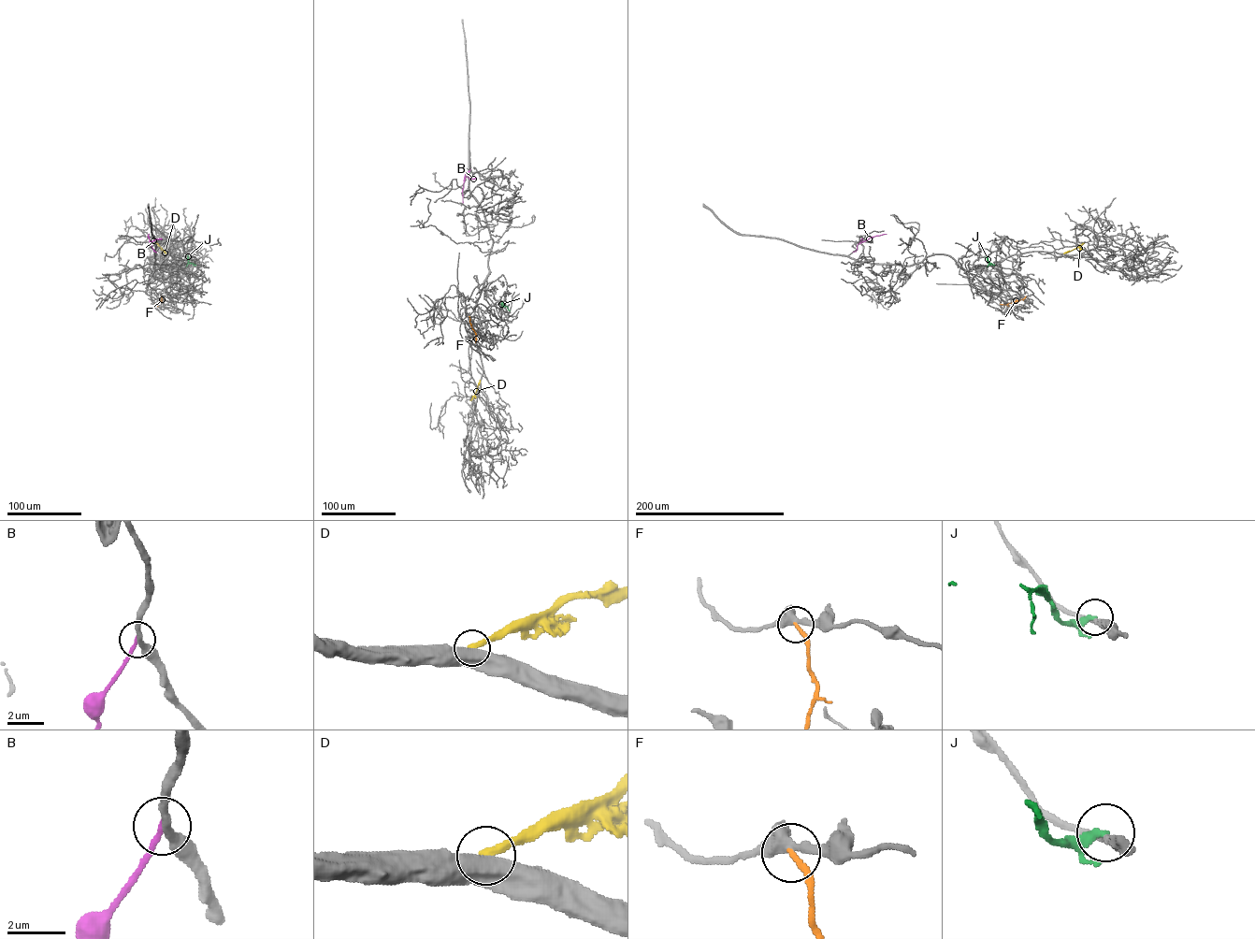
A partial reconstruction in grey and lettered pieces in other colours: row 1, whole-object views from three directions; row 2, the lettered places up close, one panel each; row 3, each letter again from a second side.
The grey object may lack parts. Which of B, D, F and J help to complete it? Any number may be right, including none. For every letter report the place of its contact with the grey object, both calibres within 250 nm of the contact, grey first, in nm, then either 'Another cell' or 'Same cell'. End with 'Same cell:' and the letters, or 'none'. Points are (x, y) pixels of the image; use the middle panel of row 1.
B: Touches grey at (470, 169). Thickness 280 nm (grey) against 190 nm. Another cell
D: Touches grey at (480, 380). Thickness 550 nm (grey) against 360 nm. Another cell
F: Touches grey at (469, 316). Thickness 440 nm (grey) against 220 nm. Another cell
J: Touches grey at (510, 310). Thickness 200 nm (grey) against 240 nm. Another cell
Same cell: none

